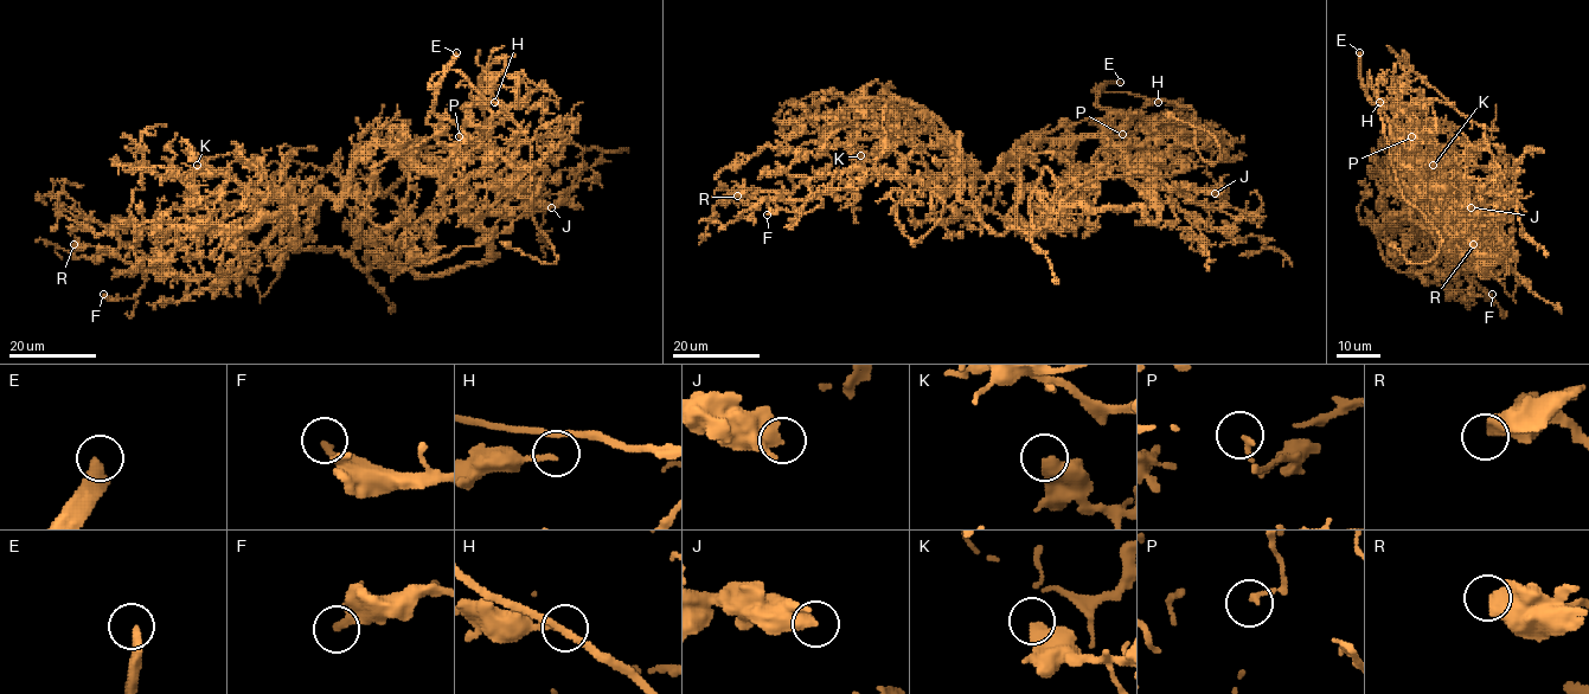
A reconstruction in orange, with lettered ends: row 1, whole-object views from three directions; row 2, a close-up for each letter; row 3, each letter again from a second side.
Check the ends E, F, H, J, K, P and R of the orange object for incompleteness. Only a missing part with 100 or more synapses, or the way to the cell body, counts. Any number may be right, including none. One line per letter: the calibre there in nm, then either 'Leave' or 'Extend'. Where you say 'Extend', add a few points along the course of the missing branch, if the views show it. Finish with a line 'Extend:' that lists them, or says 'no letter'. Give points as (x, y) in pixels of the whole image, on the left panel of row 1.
E: Thickness 360 nm. Extend
F: Thickness 280 nm. Leave
H: Thickness 160 nm. Leave
J: Thickness 600 nm. Leave
K: Thickness 400 nm. Leave
P: Thickness 160 nm. Leave
R: Thickness 550 nm. Leave
Extend: E

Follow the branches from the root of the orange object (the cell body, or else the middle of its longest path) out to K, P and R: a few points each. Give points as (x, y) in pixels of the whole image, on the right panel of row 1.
K: (1416, 173), (1417, 146), (1440, 204), (1453, 193), (1398, 196), (1388, 184), (1405, 168), (1439, 173), (1433, 165)
P: (1416, 173), (1423, 180), (1413, 159), (1407, 127), (1410, 123), (1416, 130), (1411, 136)
R: (1416, 173), (1417, 146), (1434, 203), (1453, 193), (1441, 205), (1460, 258), (1446, 277), (1475, 256), (1473, 244)

